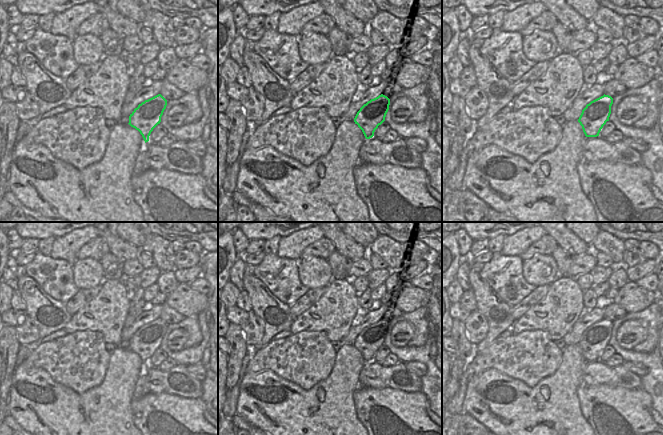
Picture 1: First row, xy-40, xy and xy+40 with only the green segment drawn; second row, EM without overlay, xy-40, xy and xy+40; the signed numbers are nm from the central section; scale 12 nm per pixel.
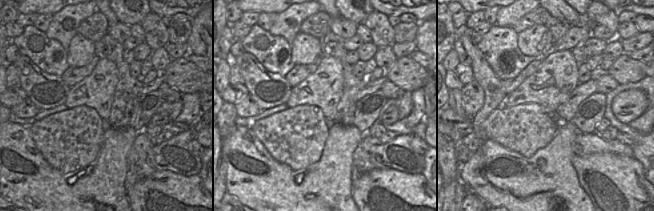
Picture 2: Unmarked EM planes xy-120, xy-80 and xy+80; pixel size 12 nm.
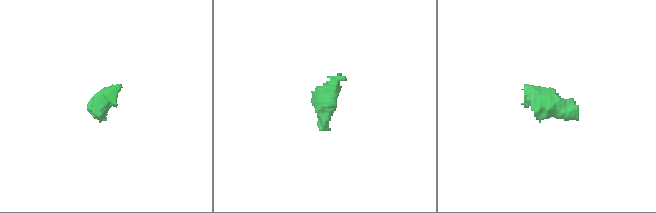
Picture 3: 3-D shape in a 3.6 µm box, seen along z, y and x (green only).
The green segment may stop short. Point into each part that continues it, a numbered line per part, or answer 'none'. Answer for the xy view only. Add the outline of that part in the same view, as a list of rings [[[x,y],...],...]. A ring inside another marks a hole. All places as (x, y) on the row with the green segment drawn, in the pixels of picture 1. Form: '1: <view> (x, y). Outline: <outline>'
none

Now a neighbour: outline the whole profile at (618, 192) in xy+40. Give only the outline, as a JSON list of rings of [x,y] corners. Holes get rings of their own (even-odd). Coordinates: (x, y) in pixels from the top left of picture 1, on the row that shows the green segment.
[[[581,160],[577,170],[581,188],[594,207],[597,222],[663,222],[663,193],[653,184],[651,172],[643,164]]]

